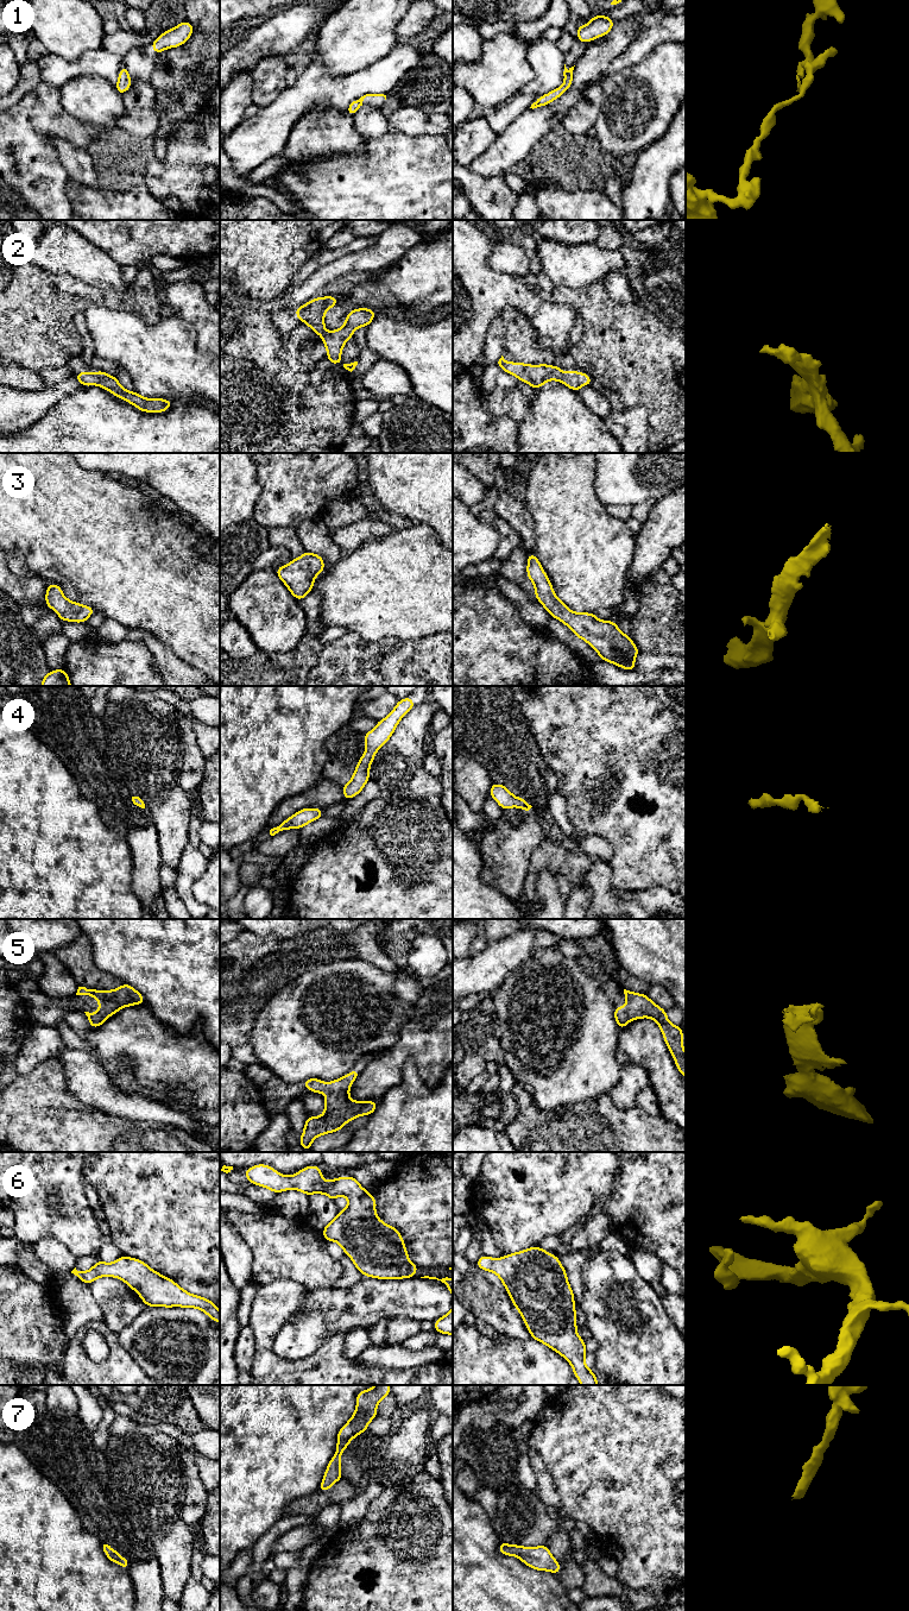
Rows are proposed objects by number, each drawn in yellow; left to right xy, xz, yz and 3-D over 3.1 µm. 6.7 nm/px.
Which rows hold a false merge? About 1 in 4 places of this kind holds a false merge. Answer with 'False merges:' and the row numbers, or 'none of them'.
False merges: 1

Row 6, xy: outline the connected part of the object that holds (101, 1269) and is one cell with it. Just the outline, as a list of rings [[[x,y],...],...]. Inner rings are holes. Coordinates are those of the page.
[[[121,1256],[107,1264],[97,1259],[90,1270],[81,1272],[75,1267],[71,1273],[87,1284],[105,1276],[119,1278],[140,1296],[146,1307],[197,1308],[220,1323],[220,1310],[214,1302],[187,1292],[171,1278],[156,1272],[143,1260]]]

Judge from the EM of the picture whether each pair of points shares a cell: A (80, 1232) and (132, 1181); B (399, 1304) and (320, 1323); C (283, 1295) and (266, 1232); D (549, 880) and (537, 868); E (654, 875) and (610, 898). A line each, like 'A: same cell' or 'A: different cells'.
A: different cells
B: same cell
C: different cells
D: different cells
E: different cells

